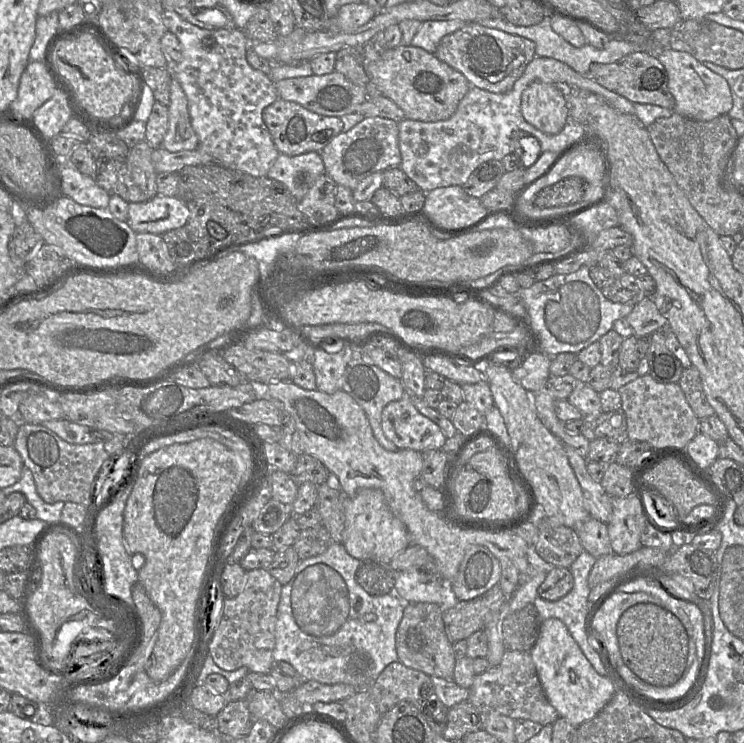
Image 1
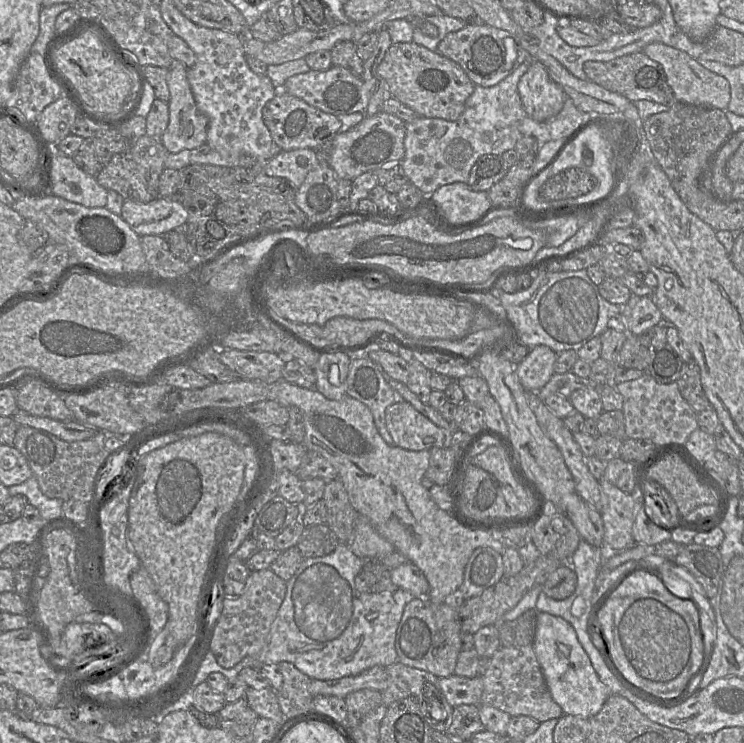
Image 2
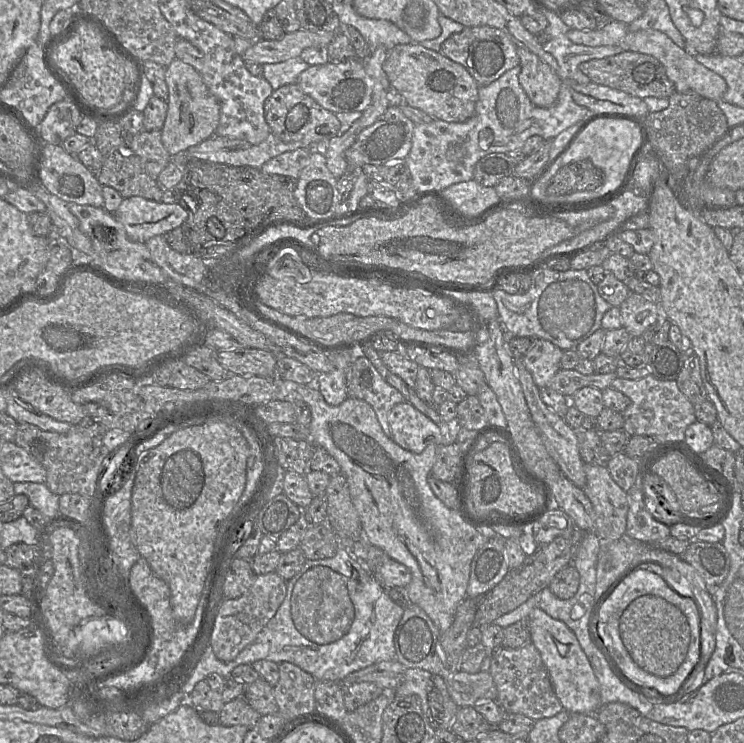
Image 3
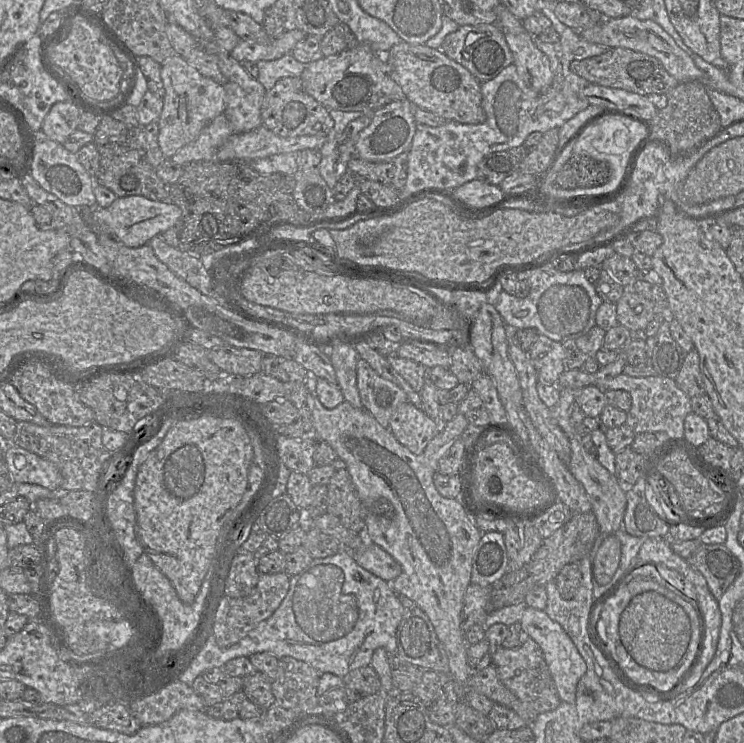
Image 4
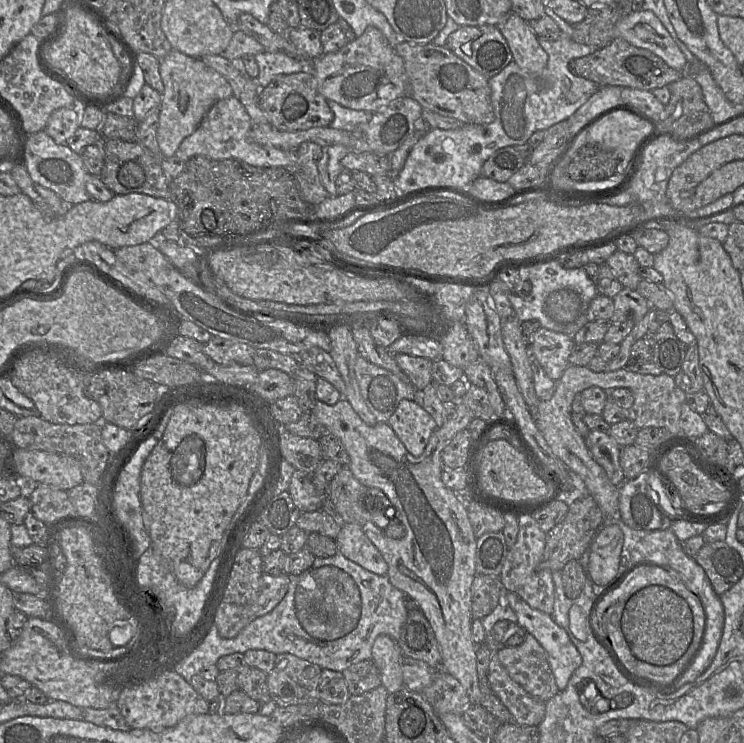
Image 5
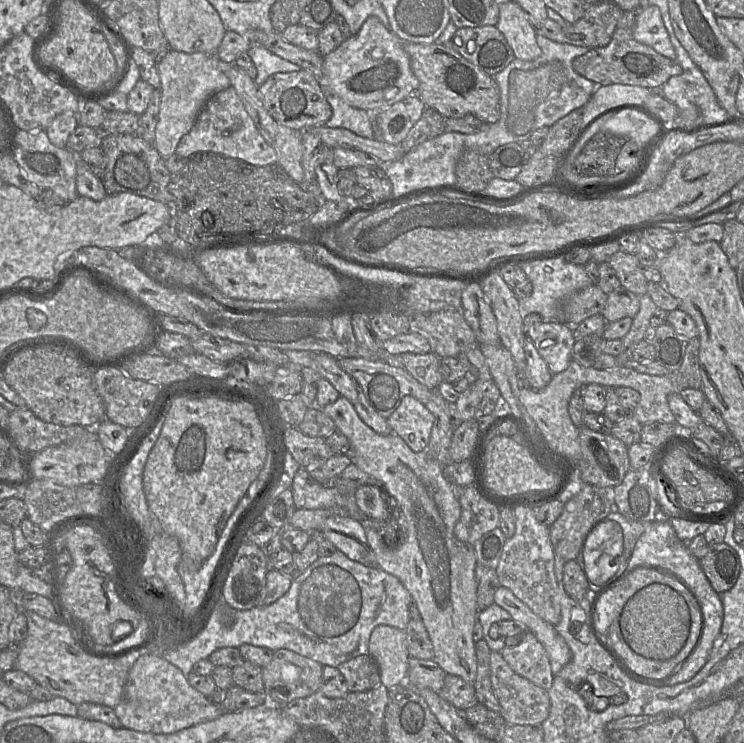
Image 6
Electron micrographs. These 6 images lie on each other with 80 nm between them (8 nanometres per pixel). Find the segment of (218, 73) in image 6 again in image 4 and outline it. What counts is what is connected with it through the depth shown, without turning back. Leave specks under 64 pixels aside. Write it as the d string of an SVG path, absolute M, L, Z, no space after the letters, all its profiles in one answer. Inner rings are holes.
M178 54L172 55L161 64L161 79L165 95L158 120L158 144L167 159L172 158L179 149L196 140L205 126L224 113L225 90L213 79L201 75Z

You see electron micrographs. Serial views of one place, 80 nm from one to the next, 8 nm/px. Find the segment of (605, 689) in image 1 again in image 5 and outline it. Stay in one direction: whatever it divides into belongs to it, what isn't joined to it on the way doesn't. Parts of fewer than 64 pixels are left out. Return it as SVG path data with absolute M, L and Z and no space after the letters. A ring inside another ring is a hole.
M505 592L503 594L503 602L515 612L519 626L527 634L531 634L545 650L556 686L559 691L564 690L571 675L582 663L581 655L566 631L554 622L551 615L530 607L512 592Z

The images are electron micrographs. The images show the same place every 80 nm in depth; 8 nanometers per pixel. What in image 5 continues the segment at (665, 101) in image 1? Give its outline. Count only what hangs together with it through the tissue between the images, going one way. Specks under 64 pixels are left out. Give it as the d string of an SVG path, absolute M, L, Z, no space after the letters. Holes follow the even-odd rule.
M619 37L614 38L609 45L588 56L571 60L569 70L576 76L597 83L599 87L619 86L643 91L652 91L668 86L683 77L683 72L671 68L653 52L635 47Z

